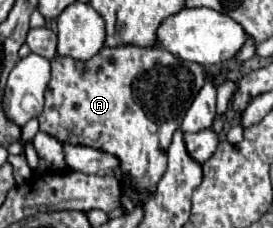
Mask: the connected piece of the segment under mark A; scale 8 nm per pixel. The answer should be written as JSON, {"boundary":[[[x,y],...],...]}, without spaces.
{"boundary":[[[117,46],[117,48],[103,48],[95,58],[89,62],[77,62],[71,58],[53,58],[51,60],[51,80],[45,90],[45,108],[39,116],[39,128],[61,142],[81,144],[95,150],[103,150],[121,158],[121,172],[125,174],[123,192],[121,192],[121,206],[123,212],[133,212],[143,202],[129,198],[127,190],[133,186],[137,194],[145,194],[149,190],[151,196],[157,188],[157,182],[165,174],[167,166],[167,150],[175,130],[181,128],[181,122],[199,94],[201,86],[205,84],[205,68],[197,62],[185,62],[173,54],[169,54],[161,46],[141,48],[141,46]]]}

